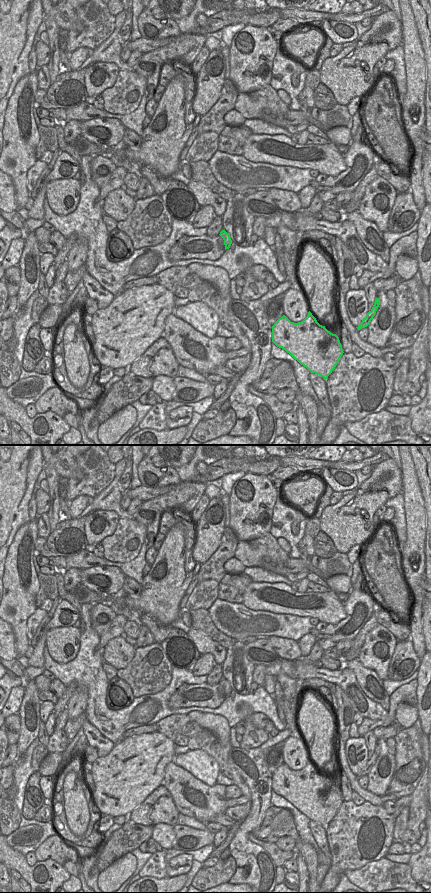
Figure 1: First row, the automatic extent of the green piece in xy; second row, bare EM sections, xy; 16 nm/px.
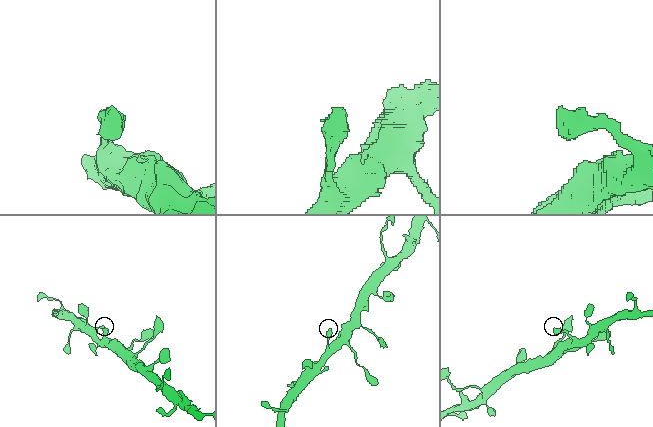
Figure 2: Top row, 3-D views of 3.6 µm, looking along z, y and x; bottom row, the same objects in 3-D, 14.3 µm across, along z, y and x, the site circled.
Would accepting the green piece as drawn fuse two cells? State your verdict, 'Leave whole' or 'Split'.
Leave whole.

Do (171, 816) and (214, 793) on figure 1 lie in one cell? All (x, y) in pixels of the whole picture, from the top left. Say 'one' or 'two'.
two

